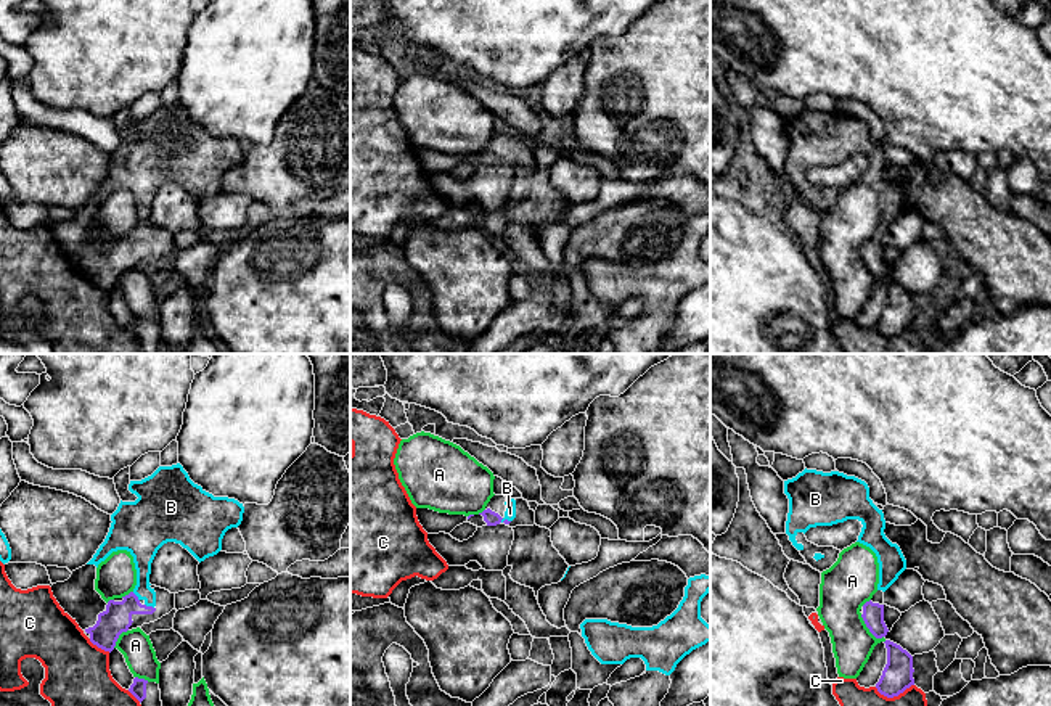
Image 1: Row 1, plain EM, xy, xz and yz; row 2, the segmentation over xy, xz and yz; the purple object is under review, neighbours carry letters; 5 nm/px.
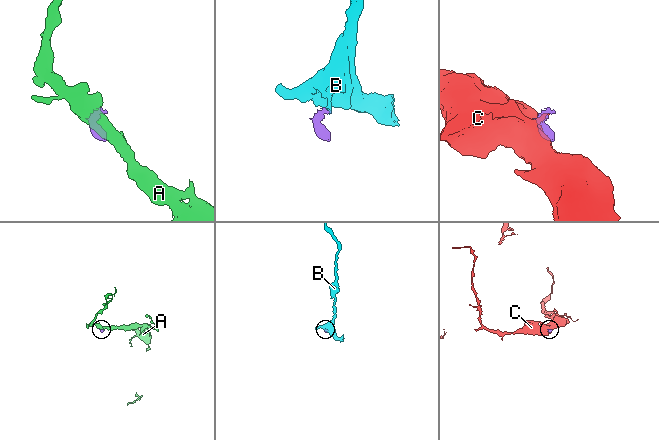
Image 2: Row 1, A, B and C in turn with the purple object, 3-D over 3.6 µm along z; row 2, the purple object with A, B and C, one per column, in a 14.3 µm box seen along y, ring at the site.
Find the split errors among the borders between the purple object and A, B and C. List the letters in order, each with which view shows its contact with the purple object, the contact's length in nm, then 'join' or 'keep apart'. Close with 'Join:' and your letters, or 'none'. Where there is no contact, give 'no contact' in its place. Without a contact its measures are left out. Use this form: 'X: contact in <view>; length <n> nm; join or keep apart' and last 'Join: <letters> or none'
A: contact in yz; length 170 nm; keep apart
B: contact in xy; length 50 nm; join
C: contact in xy; length 130 nm; keep apart
Join: B

